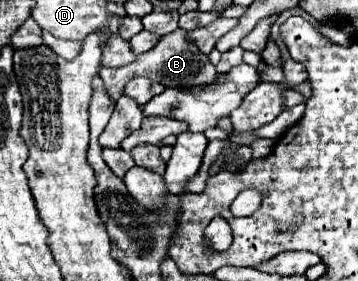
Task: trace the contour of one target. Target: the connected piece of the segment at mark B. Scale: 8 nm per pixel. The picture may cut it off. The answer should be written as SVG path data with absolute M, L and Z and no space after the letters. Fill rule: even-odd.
M174 30L166 36L160 38L160 42L146 54L140 54L136 58L136 62L128 64L128 66L122 66L122 68L100 68L100 78L104 80L104 88L108 92L108 96L112 100L118 100L122 96L122 90L124 90L124 84L128 80L132 80L134 76L146 76L150 80L156 80L160 82L162 86L170 86L170 88L192 88L192 86L204 86L204 84L210 84L214 78L216 78L216 70L214 66L210 64L208 56L204 56L196 44L188 42L186 40L186 32L184 30Z

